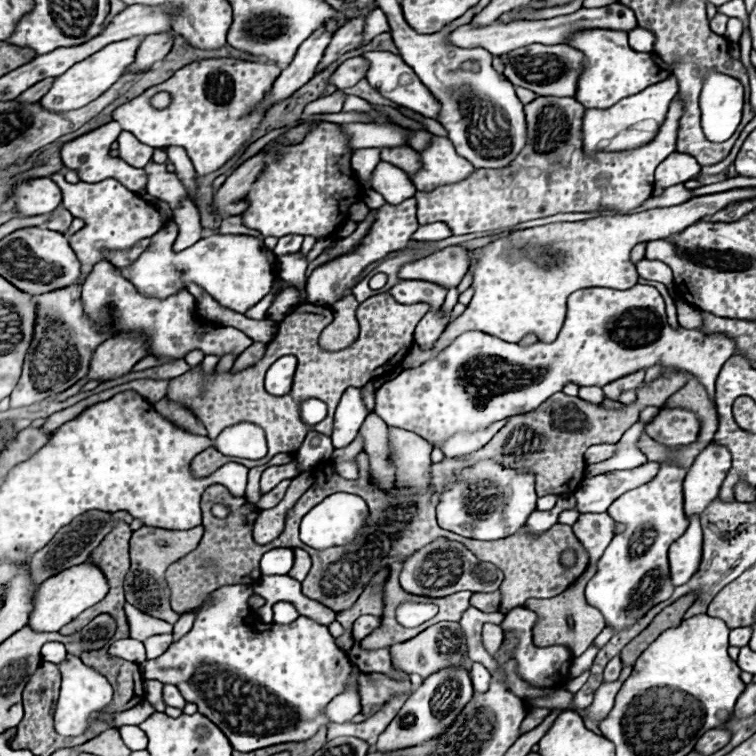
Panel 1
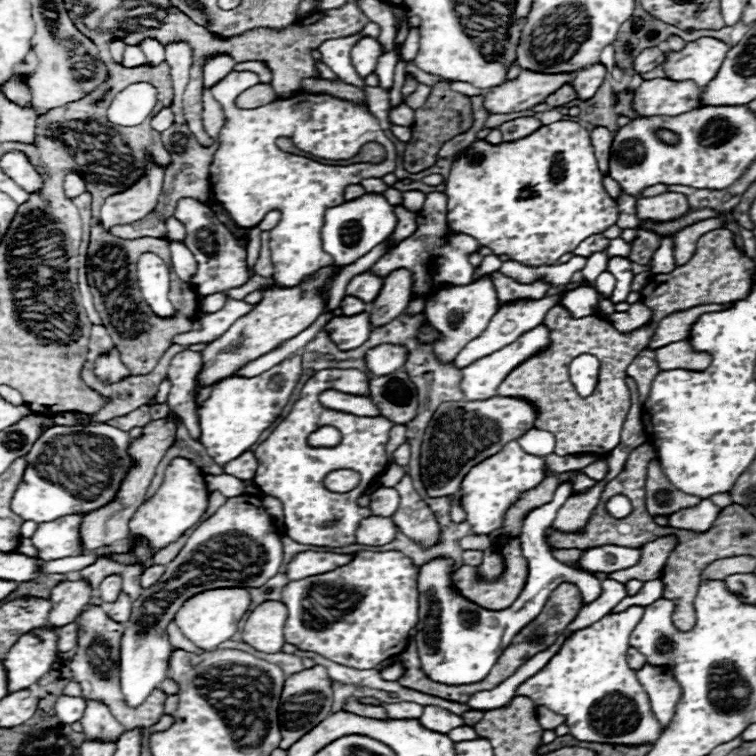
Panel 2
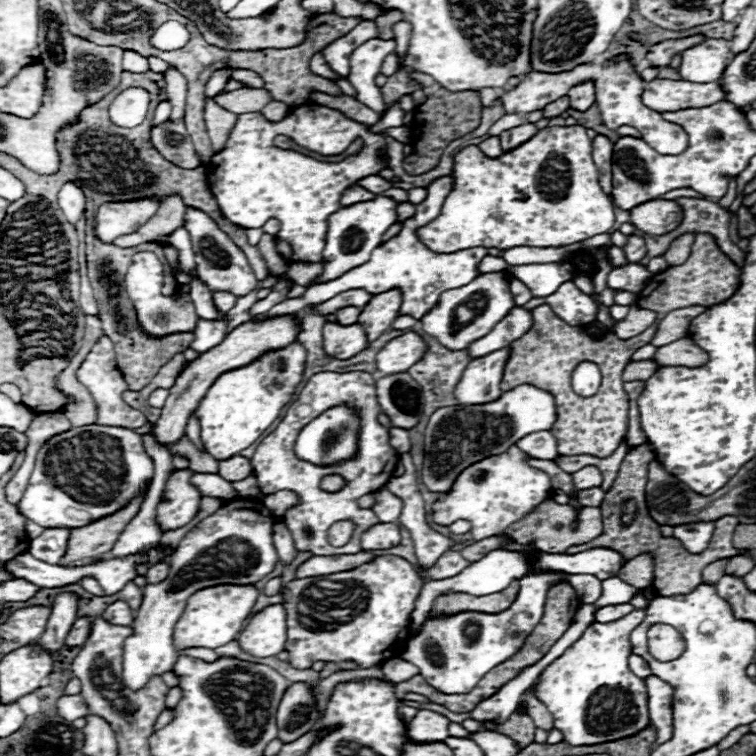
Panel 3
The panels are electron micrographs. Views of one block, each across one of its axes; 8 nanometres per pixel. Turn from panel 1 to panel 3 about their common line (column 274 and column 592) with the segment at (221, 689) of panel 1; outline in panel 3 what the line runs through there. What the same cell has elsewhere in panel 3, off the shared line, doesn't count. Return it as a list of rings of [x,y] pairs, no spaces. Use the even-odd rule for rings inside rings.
[[[632,610],[630,614],[626,614],[614,622],[606,622],[606,624],[596,622],[596,624],[588,626],[586,632],[558,660],[554,660],[544,670],[544,674],[540,674],[534,694],[552,712],[554,728],[558,728],[564,734],[564,742],[568,742],[572,746],[590,746],[590,744],[612,742],[612,740],[620,740],[626,736],[634,736],[650,724],[646,686],[642,682],[636,684],[638,676],[634,676],[628,668],[628,656],[632,654],[630,632],[642,620],[644,620],[644,610]]]

